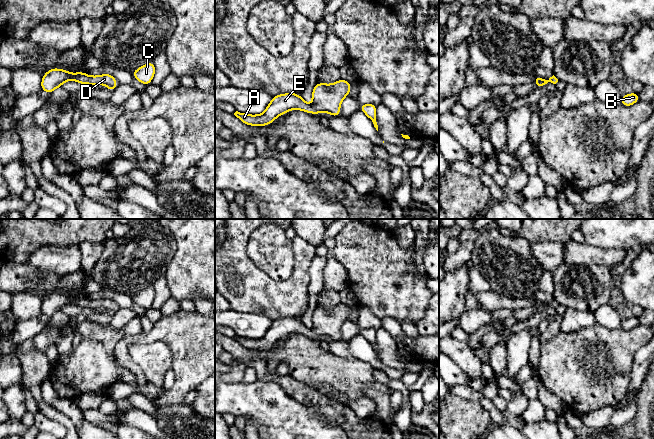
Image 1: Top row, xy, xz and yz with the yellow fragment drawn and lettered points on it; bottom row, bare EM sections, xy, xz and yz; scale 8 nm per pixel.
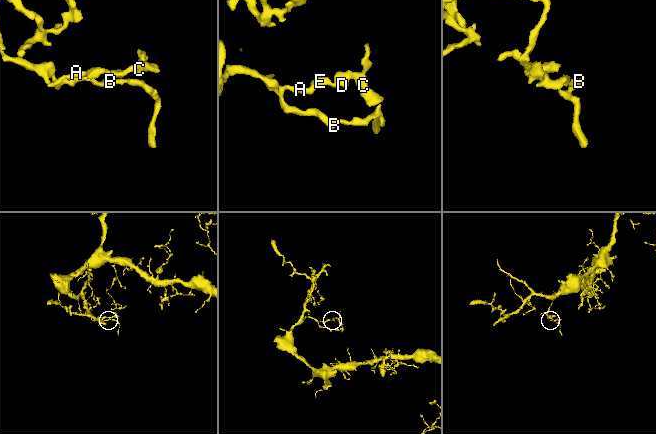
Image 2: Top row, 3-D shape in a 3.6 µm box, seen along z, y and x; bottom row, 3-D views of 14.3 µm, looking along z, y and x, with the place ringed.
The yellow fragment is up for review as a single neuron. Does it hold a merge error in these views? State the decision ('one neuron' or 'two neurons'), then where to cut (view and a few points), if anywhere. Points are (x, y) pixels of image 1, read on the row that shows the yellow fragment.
one neuron | no cut

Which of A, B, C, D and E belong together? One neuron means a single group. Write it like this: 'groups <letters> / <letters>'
groups A B C D E

